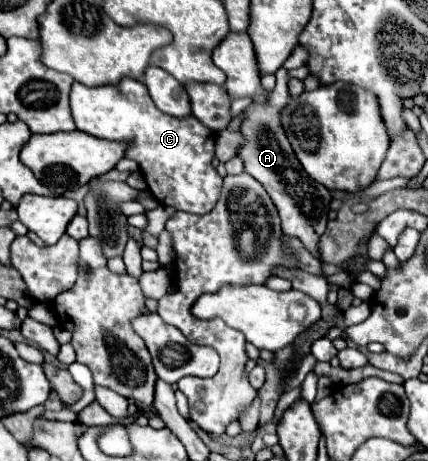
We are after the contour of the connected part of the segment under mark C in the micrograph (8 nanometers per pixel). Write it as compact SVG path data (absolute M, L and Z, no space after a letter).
M124 77L118 85L102 87L74 83L70 105L80 131L108 141L130 141L126 157L140 165L148 179L148 189L158 203L194 215L204 215L214 209L222 189L222 177L212 167L216 133L206 129L194 115L178 119L162 113L150 101L146 85L132 77Z

